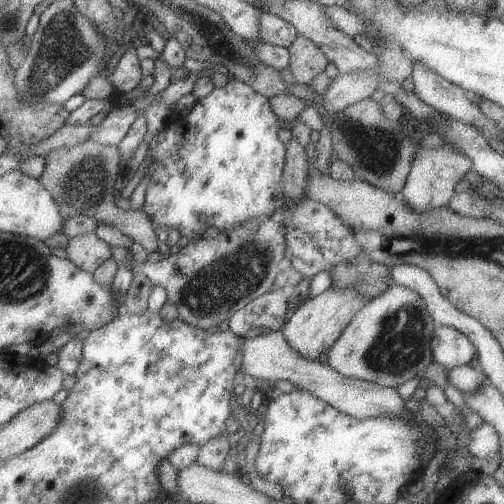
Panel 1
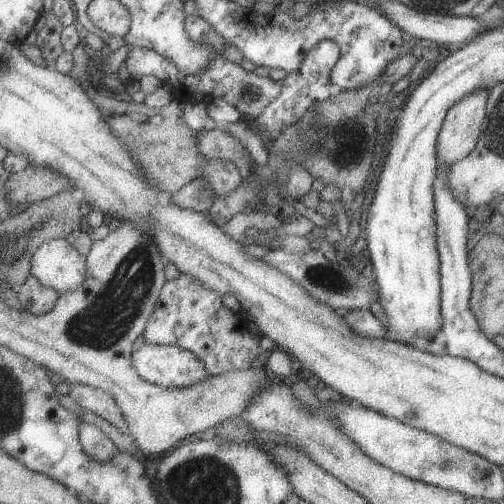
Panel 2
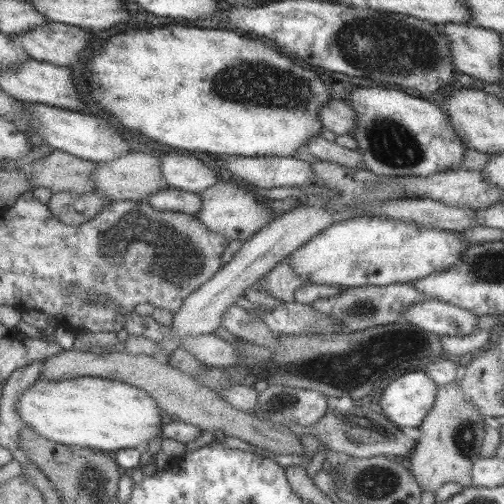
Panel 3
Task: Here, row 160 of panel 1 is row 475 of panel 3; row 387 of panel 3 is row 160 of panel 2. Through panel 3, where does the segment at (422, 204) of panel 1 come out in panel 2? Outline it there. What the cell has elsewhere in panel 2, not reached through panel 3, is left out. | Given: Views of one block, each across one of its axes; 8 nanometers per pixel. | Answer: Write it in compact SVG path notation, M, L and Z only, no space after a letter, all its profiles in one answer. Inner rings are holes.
M475 90L449 108L437 136L437 160L441 164L453 166L477 148L487 112L487 96L489 90Z

